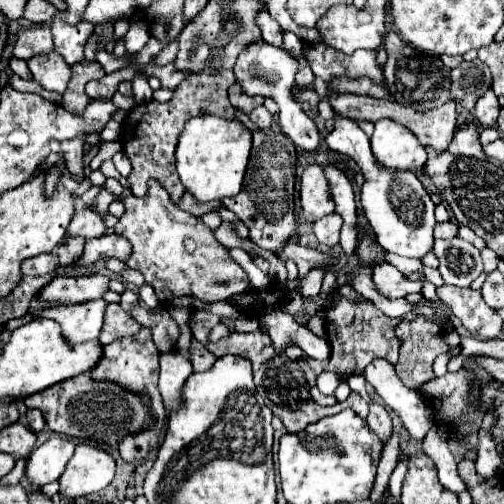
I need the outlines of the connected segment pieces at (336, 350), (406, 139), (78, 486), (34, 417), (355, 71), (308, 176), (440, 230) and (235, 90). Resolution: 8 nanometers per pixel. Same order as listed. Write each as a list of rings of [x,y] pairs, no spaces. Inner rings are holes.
[[[339,298],[325,310],[325,330],[327,340],[331,344],[331,358],[327,370],[337,372],[339,382],[347,382],[351,374],[363,374],[365,366],[375,358],[385,358],[391,364],[397,364],[399,356],[399,340],[395,336],[395,326],[399,320],[385,316],[371,302],[349,302],[347,298]]]
[[[387,118],[375,122],[371,150],[377,162],[387,170],[417,170],[427,160],[427,152],[417,136]]]
[[[79,444],[63,476],[59,478],[59,494],[67,502],[73,502],[79,496],[101,492],[113,480],[113,476],[115,460],[107,450]]]
[[[27,408],[27,420],[29,420],[29,426],[33,432],[39,432],[45,428],[45,418],[43,418],[41,410],[37,410],[37,408]]]
[[[305,44],[305,56],[311,62],[315,76],[325,82],[333,78],[373,78],[373,82],[383,84],[383,68],[377,64],[377,54],[373,50],[357,50],[351,56],[319,44]]]
[[[319,164],[305,168],[301,176],[299,194],[301,194],[303,216],[307,222],[315,222],[317,218],[323,218],[335,210],[335,204],[331,200],[331,192],[327,186],[327,178]]]
[[[445,222],[445,224],[437,224],[435,226],[435,238],[453,238],[457,236],[457,224],[455,222]]]
[[[233,84],[233,86],[229,88],[229,100],[231,100],[231,104],[233,104],[233,108],[235,108],[237,112],[249,114],[253,108],[261,106],[265,98],[261,98],[261,96],[247,96],[237,84]]]

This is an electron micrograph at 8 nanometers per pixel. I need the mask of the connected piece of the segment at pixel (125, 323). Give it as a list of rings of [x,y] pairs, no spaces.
[[[107,304],[107,310],[105,310],[105,324],[103,324],[103,330],[101,330],[101,336],[99,336],[99,342],[101,344],[109,344],[117,338],[123,338],[123,336],[133,336],[141,330],[139,322],[127,314],[119,304]]]

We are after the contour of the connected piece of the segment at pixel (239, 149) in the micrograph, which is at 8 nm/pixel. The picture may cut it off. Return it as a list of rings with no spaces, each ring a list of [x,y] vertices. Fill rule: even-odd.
[[[197,116],[185,124],[177,144],[177,174],[185,190],[197,202],[211,202],[237,196],[243,186],[245,168],[249,162],[251,134],[237,120],[223,120],[217,116]]]

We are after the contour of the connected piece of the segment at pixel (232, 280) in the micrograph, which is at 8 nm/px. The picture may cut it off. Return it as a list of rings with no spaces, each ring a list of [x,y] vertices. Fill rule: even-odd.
[[[149,180],[145,196],[137,198],[127,194],[121,202],[125,214],[117,220],[113,230],[133,244],[133,256],[125,264],[133,270],[139,268],[145,282],[155,286],[155,294],[163,304],[177,296],[197,296],[203,302],[219,302],[247,288],[247,274],[229,258],[225,246],[215,240],[201,218],[179,210],[157,180]]]

